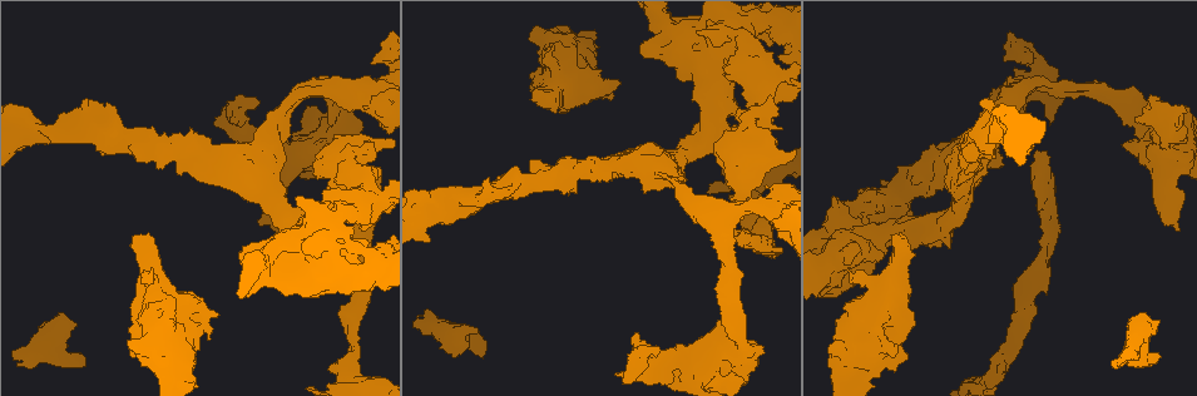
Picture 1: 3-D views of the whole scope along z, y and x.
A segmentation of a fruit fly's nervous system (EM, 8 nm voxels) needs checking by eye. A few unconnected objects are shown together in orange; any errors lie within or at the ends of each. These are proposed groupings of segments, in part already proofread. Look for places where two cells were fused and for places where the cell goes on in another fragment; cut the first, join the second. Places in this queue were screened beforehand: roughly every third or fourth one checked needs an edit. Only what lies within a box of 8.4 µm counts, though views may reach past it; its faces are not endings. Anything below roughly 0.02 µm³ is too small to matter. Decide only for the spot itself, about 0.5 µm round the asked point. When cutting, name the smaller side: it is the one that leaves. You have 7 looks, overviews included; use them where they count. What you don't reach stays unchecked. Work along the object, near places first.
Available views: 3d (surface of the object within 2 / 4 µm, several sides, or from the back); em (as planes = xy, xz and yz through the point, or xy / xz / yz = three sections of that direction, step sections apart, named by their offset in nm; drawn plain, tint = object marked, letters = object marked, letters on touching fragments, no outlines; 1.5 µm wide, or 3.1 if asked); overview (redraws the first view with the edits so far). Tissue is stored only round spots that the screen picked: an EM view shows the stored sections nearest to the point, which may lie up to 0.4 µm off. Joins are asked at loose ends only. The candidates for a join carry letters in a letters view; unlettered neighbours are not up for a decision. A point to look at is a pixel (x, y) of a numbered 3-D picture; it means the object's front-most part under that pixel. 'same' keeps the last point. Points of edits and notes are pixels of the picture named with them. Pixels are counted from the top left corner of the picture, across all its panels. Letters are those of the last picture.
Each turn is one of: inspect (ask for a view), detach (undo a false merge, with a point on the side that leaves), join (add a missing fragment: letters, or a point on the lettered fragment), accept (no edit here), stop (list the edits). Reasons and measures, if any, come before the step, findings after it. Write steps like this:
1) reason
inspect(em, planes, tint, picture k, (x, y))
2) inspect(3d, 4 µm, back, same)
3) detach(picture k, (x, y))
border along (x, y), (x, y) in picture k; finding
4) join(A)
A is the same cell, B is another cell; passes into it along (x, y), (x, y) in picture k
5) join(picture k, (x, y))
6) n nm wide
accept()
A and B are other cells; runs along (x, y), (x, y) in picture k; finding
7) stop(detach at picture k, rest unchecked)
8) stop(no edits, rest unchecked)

free end
inspect(3d, 4 µm, picture 1, (740, 232))

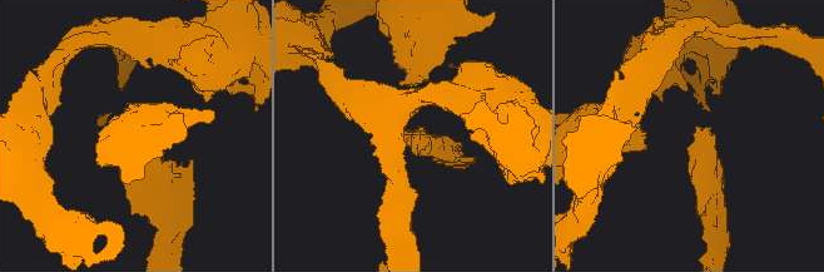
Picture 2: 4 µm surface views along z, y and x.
now the EM
inspect(em, yz, step 8, letters, picture 2, (695, 129))

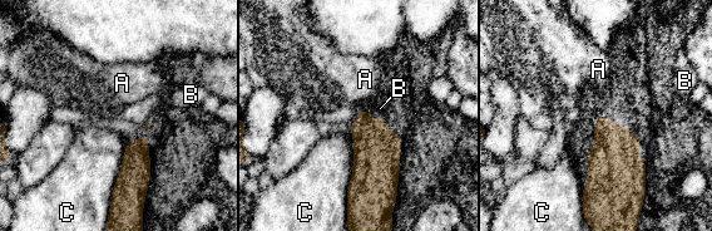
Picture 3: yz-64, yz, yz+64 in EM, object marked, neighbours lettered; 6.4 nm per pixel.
inspect(em, planes, letters, same)

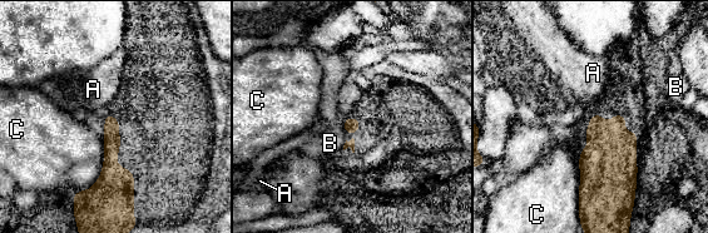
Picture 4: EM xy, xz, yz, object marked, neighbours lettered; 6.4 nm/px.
accept()
A, B and C are other cells; border along (341, 123), (346, 135) in picture 4; no lettered fragment goes on from it

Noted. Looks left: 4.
four or more arms meet
inspect(em, planes, tint, picture 1, (745, 345))

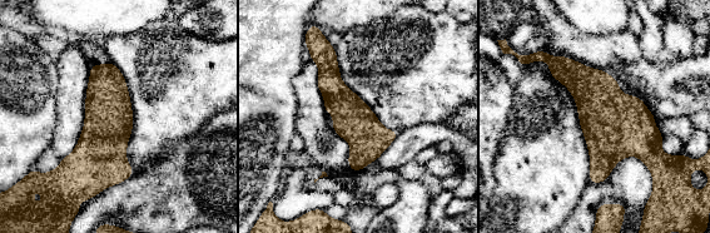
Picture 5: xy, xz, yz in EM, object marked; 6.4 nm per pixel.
see the neighbours
inspect(em, planes, letters, same)

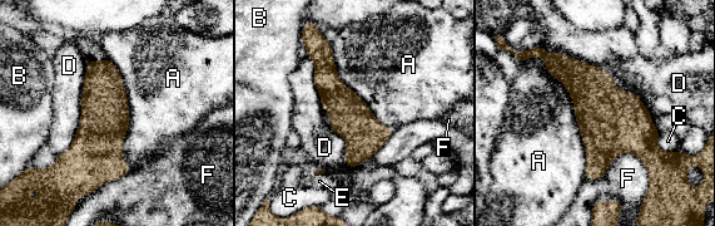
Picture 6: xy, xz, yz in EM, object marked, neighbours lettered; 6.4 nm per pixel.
260 nm wide; A touches over 850 nm
accept()
A, B, C, D, E and F are other cells; one cell here

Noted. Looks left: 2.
sudden change in width
inspect(em, xz, step 8, tint, picture 1, (1009, 347))

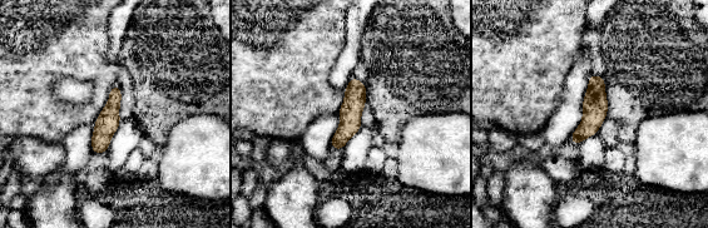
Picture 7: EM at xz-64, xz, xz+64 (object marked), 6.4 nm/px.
inspect(em, planes, letters, same)

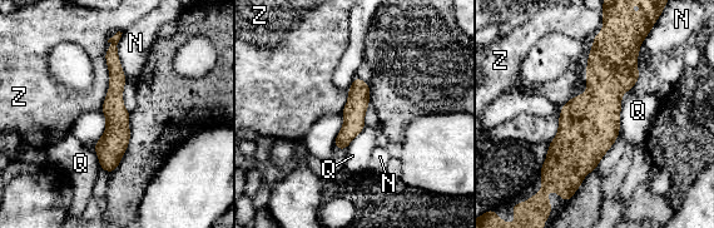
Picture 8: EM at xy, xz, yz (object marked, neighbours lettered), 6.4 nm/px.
140 nm wide
accept()
N, Q and Z are other cells; border along (107, 46), (109, 89), (100, 109) in picture 8; continuous, no second cell

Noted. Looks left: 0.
stop(no edits, rest unchecked)

